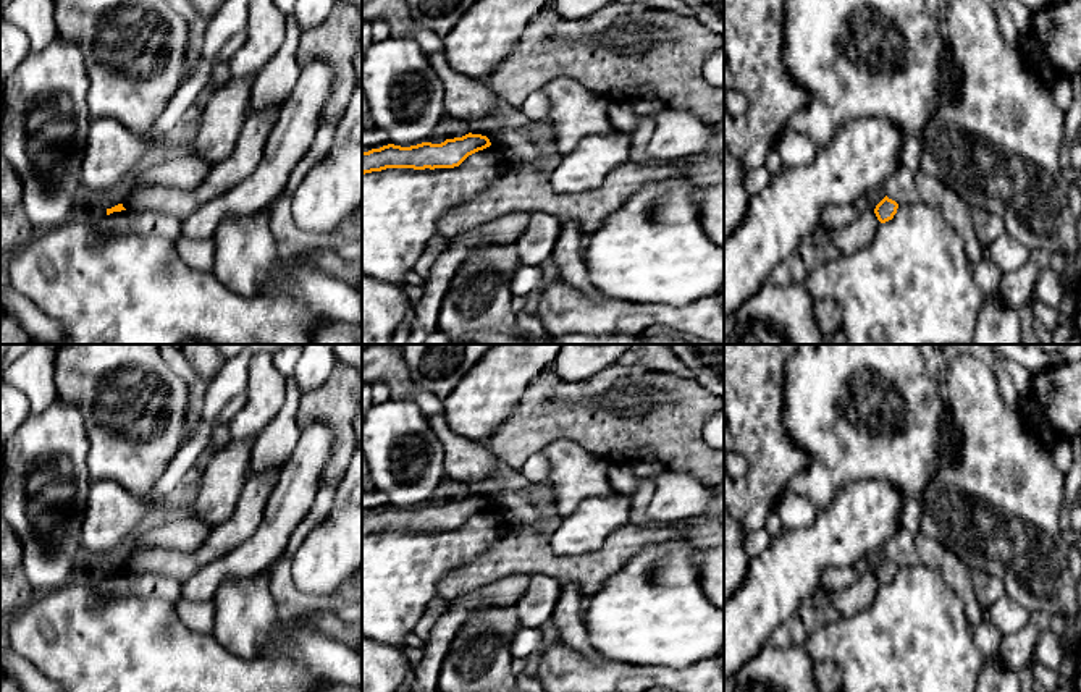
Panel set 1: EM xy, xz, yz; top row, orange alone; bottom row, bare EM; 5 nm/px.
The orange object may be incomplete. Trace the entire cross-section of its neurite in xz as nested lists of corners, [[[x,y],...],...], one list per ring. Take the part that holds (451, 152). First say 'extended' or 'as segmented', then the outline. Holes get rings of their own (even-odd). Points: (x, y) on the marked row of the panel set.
as segmented; [[[465,134],[441,144],[422,142],[410,147],[394,144],[362,152],[362,175],[386,168],[435,170],[459,167],[469,155],[490,147],[482,134]]]

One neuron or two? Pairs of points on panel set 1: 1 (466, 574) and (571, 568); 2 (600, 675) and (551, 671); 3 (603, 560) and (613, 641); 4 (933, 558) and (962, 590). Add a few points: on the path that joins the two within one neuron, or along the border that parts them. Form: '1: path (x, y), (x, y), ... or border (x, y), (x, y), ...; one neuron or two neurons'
1: path (492, 565), (545, 563); one neuron
2: path (588, 675), (563, 671); one neuron
3: border (634, 555), (590, 599); two neurons
4: path (941, 563), (960, 582); one neuron

